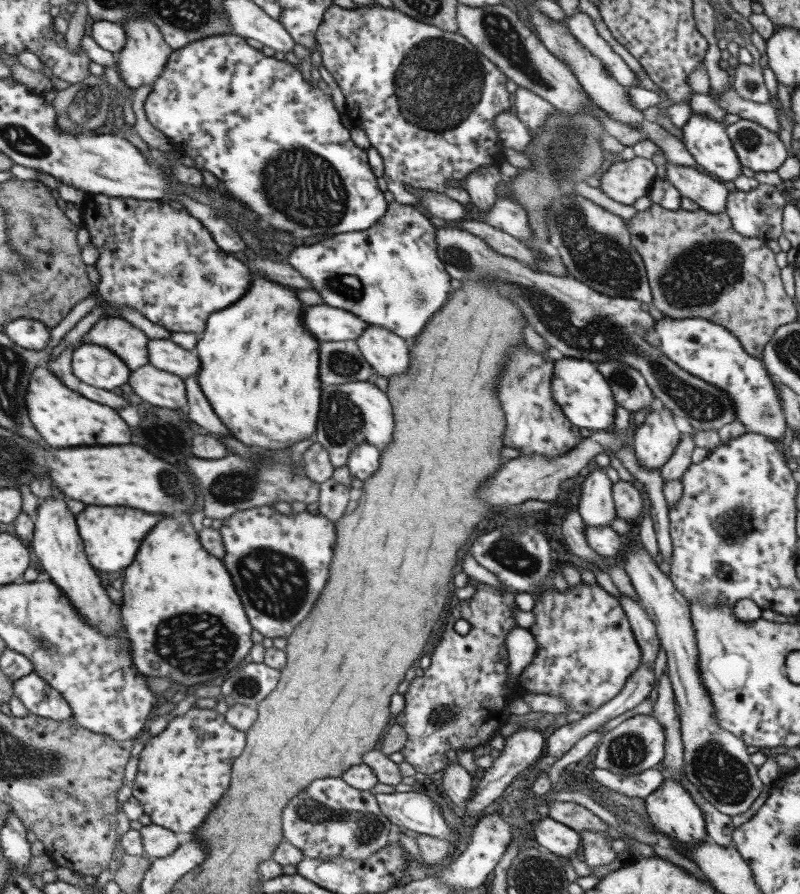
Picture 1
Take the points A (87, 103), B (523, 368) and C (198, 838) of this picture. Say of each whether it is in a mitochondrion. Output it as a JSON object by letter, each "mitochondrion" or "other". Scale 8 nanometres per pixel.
{"A":"mitochondrion","B":"mitochondrion","C":"other"}

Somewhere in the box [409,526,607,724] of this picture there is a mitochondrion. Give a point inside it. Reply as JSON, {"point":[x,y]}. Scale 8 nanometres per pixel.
{"point":[507,551]}

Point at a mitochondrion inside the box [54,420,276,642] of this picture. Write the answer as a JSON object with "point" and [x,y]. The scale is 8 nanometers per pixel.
{"point":[170,481]}

